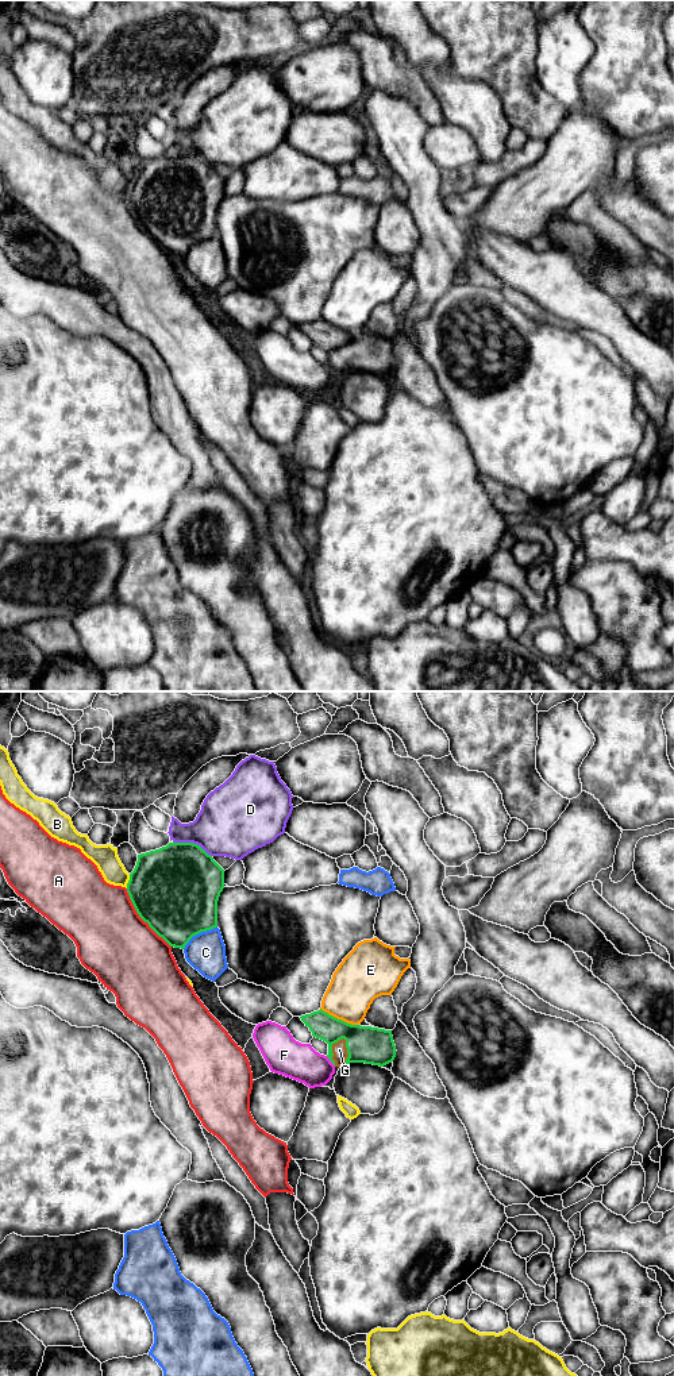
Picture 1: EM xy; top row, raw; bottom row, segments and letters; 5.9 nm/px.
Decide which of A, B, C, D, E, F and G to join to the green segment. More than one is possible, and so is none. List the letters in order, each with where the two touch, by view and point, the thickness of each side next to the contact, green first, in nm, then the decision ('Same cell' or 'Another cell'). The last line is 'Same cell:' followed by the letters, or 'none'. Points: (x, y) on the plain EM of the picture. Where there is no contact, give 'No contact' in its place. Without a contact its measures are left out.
A: Touches green at xy (142, 227). Thickness 500 nm (green) against 440 nm. Another cell
B: Touches green at xy (128, 189). Thickness 480 nm (green) against 150 nm. Another cell
C: Touches green at xy (199, 241). Thickness 480 nm (green) against 240 nm. Another cell
D: Touches green at xy (192, 151). Thickness 480 nm (green) against 380 nm. Another cell
E: Touches green at xy (339, 328). Thickness 220 nm (green) against 300 nm. Another cell
F: Touches green at xy (331, 370). Thickness 220 nm (green) against 220 nm. Another cell
G: Touches green at xy (331, 358). Thickness 220 nm (green) against 90 nm. Same cell
Same cell: G

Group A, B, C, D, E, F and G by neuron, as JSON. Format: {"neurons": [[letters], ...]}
{"neurons": [["A"], ["B"], ["C"], ["D"], ["E"], ["F"], ["G"]]}

